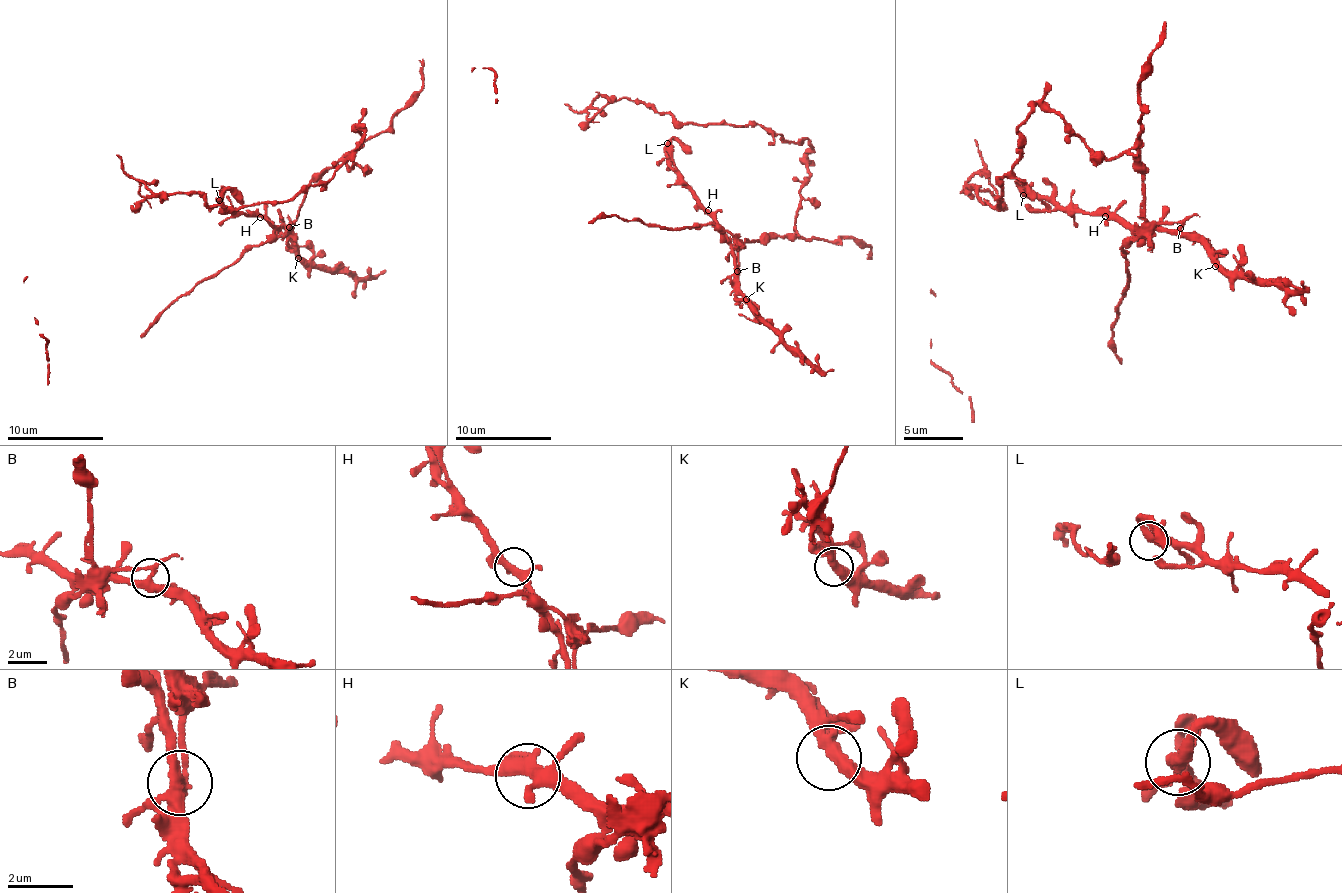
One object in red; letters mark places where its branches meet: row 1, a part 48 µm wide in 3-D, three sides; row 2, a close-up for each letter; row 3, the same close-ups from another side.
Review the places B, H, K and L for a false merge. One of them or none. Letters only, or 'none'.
B

